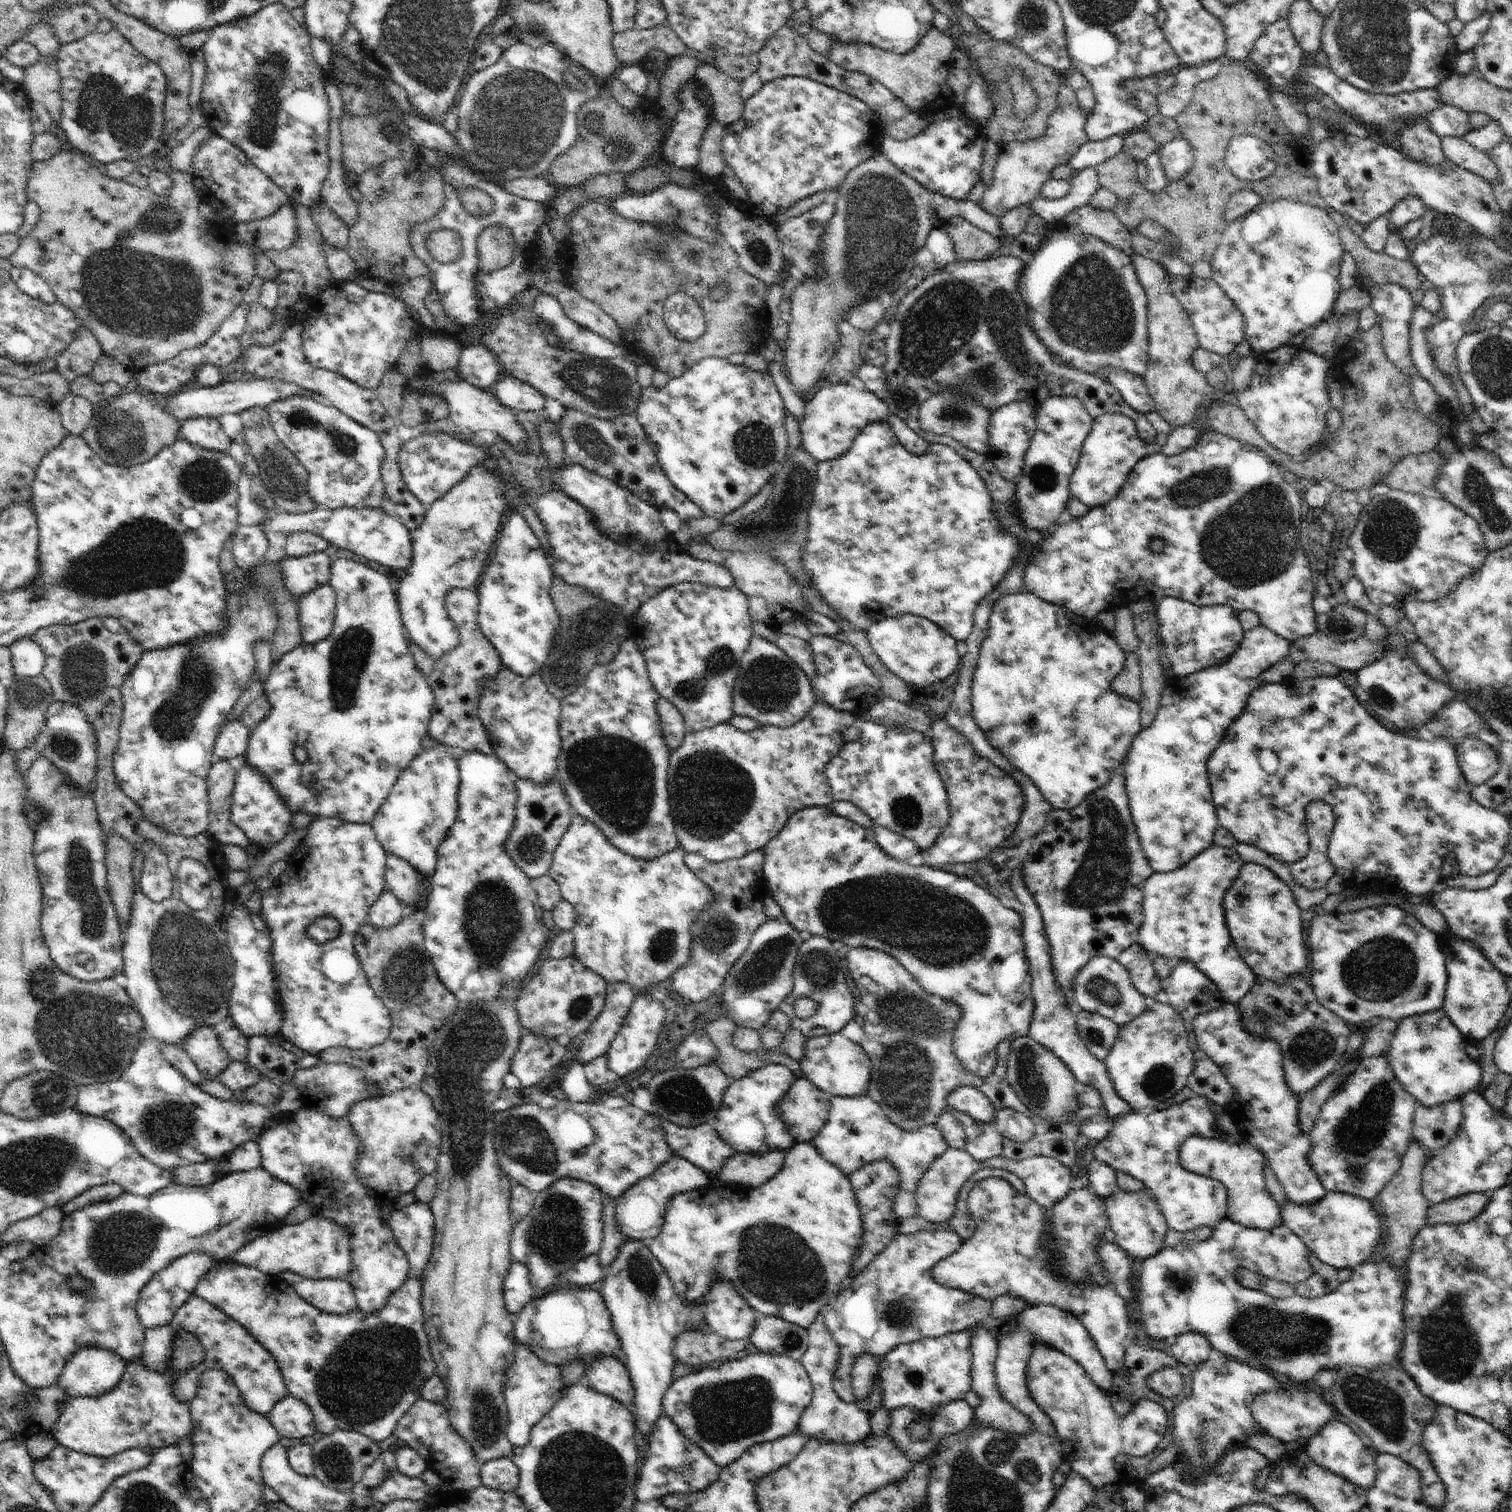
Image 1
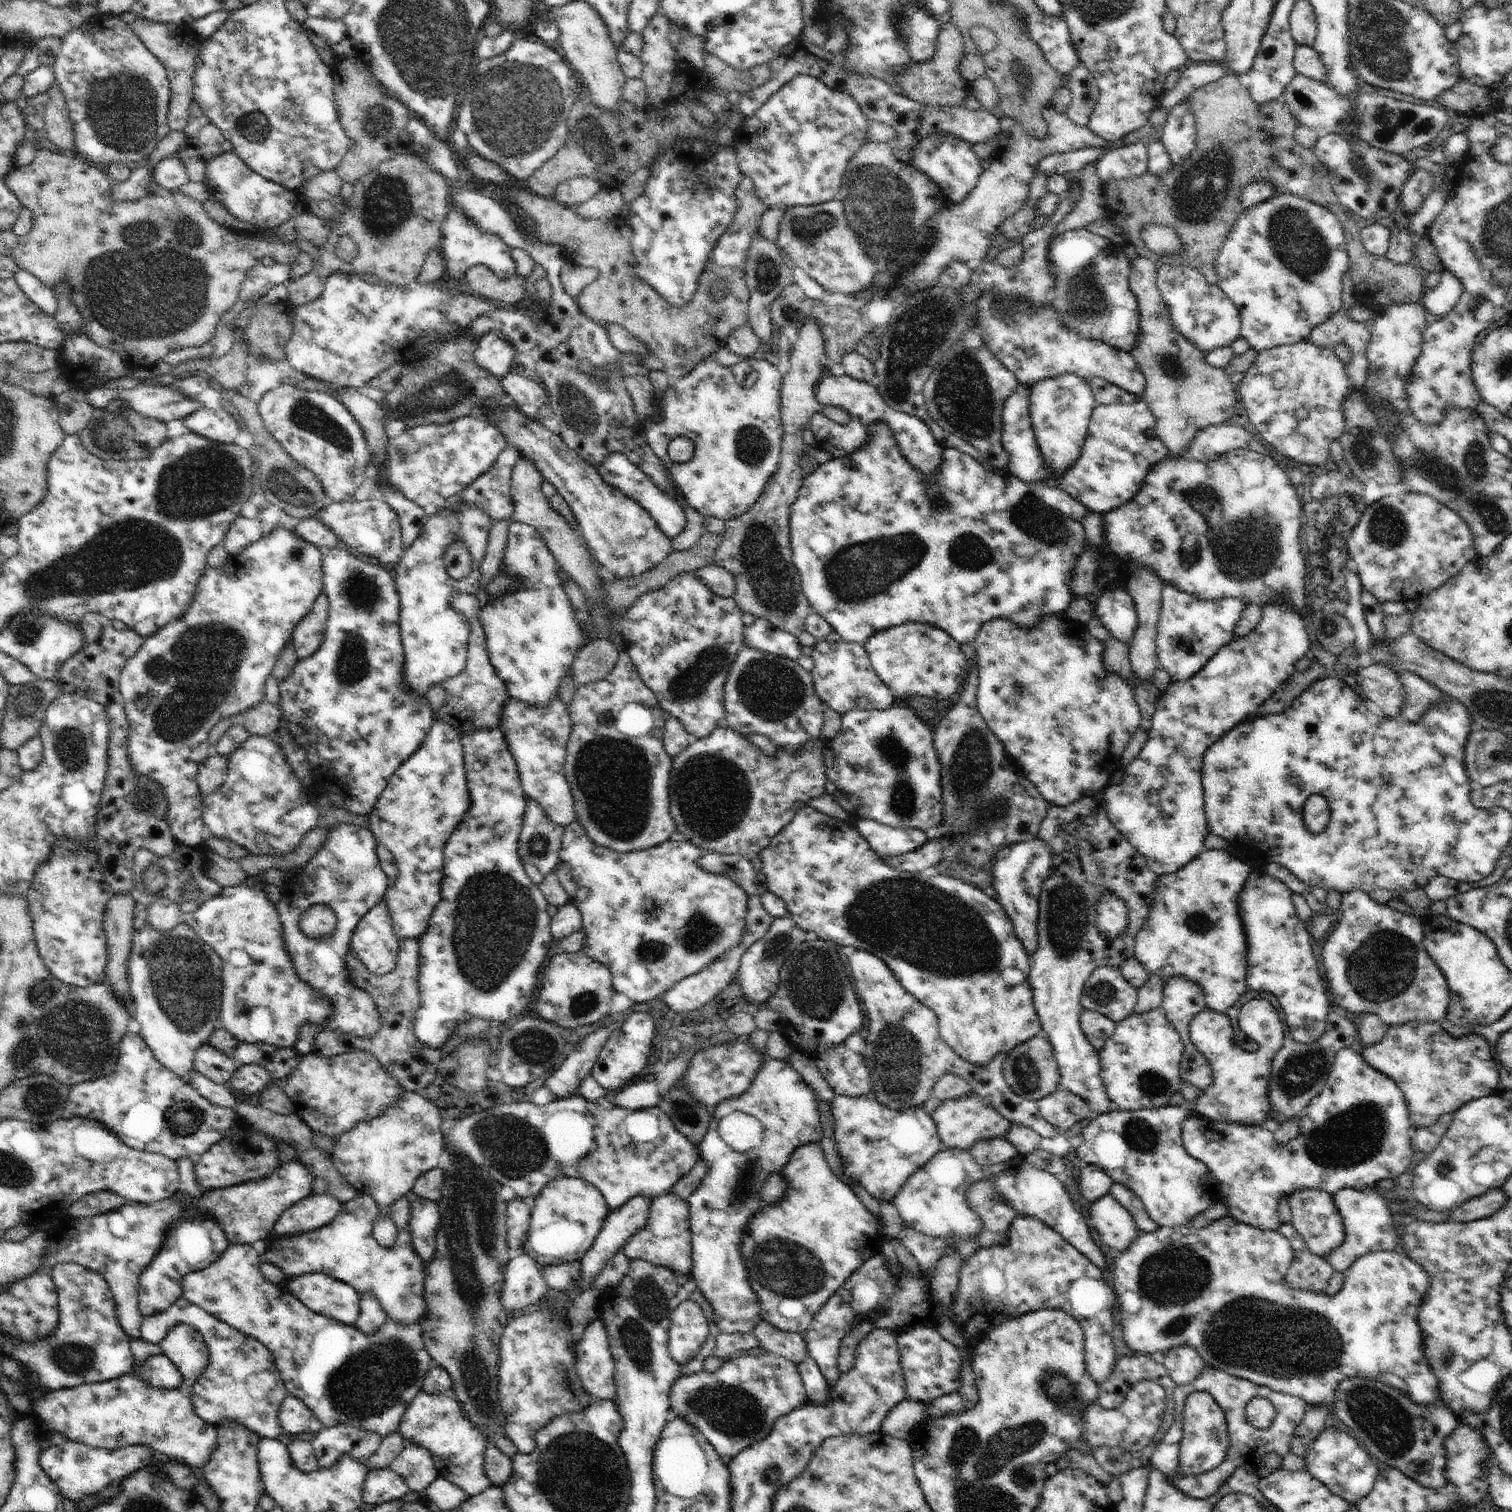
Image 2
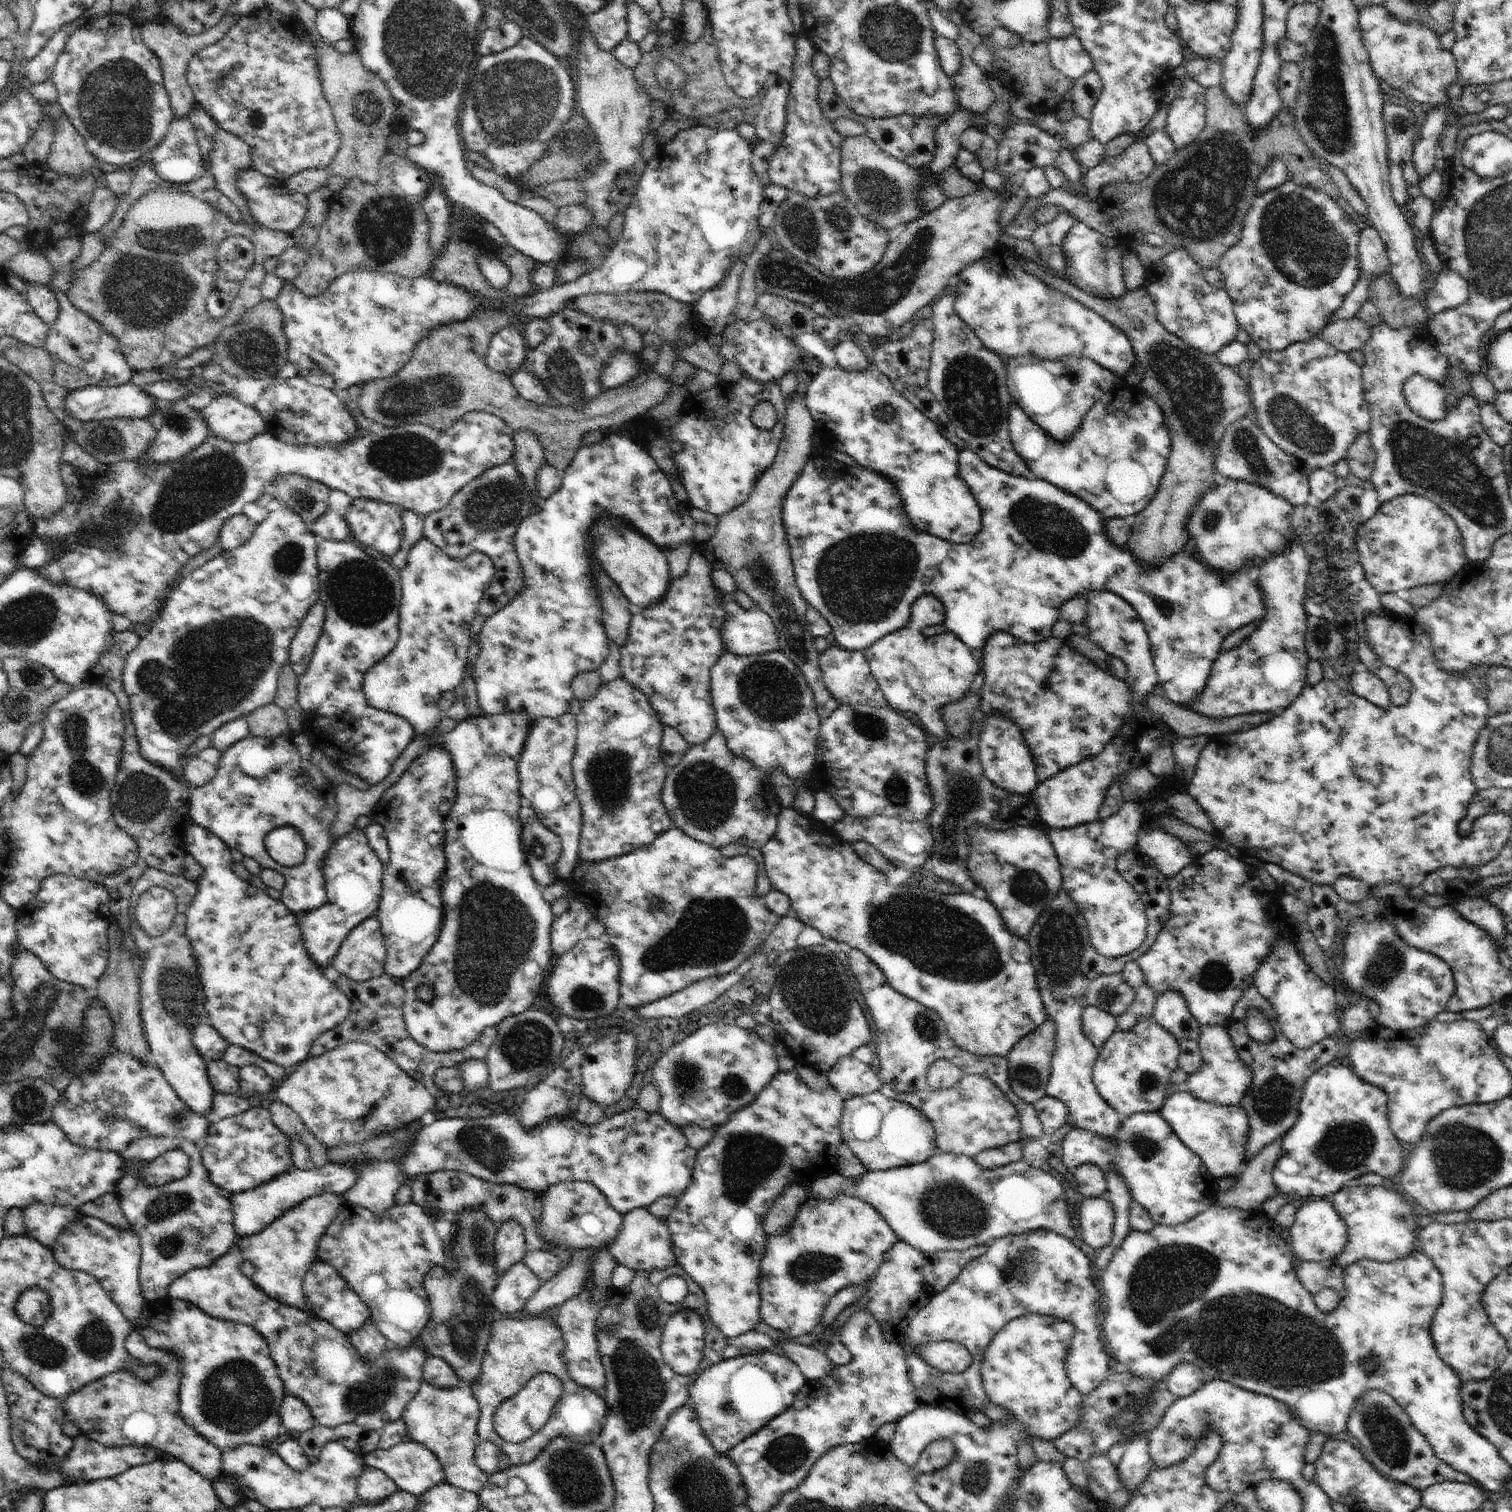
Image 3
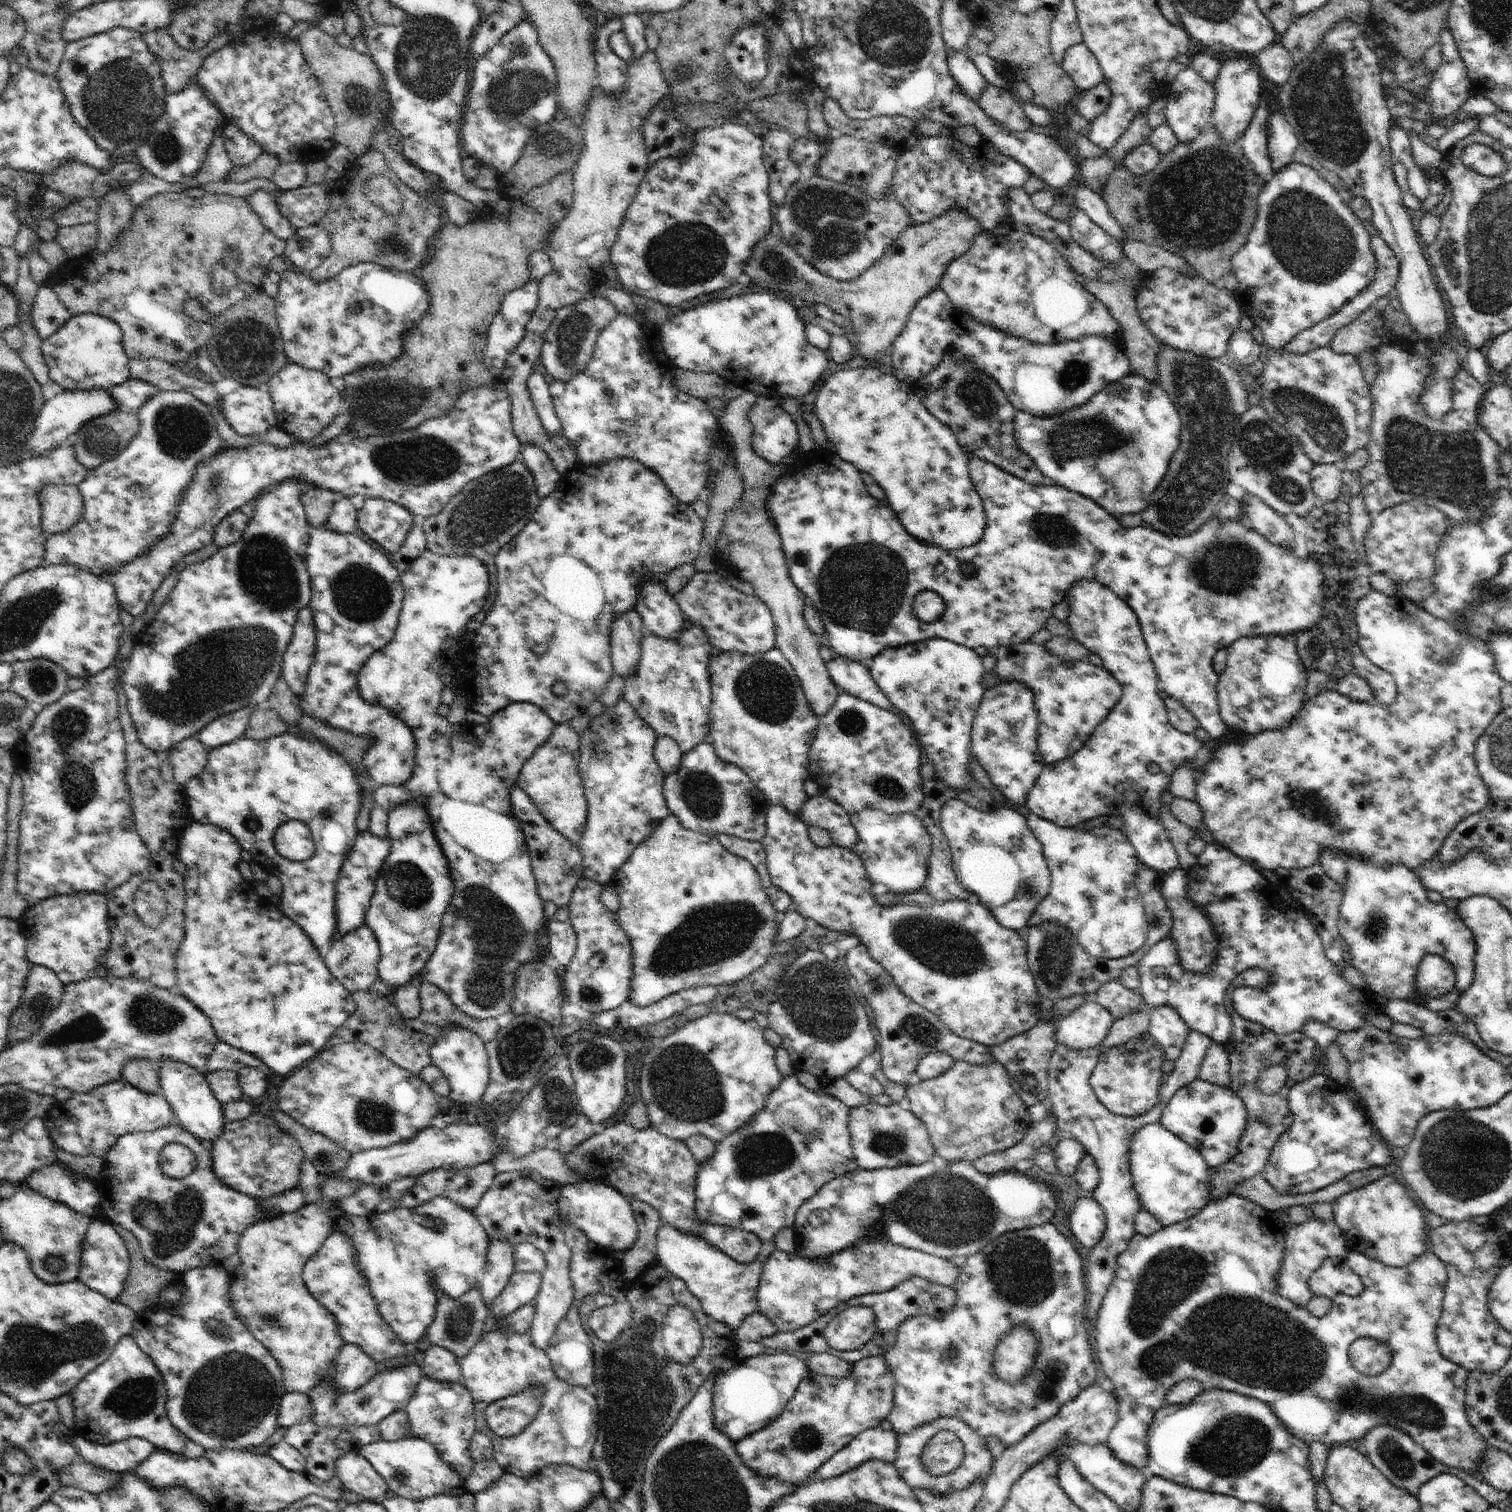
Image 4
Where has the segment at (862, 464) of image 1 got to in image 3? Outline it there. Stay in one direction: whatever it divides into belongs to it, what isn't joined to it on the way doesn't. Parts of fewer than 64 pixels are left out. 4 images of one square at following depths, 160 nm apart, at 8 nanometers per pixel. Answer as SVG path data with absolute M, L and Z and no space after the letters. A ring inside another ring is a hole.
M964 449L958 455L959 475L961 479L968 485L972 496L979 504L980 510L983 513L982 527L978 534L970 540L969 543L956 544L946 539L928 534L927 532L918 532L916 528L912 528L912 520L908 520L906 512L904 512L902 497L897 490L897 486L887 477L879 472L863 467L862 465L846 465L830 456L827 453L818 454L816 451L808 459L804 465L800 478L792 485L783 502L783 523L786 531L788 544L791 545L791 559L795 572L795 579L804 600L808 602L812 608L816 609L828 621L832 629L830 641L849 651L862 651L874 644L875 641L881 639L887 634L899 631L901 628L909 624L912 605L925 594L934 596L939 600L944 607L945 617L942 624L937 624L931 627L926 627L922 632L927 636L941 635L944 632L952 632L956 635L969 649L981 649L986 639L994 632L1004 631L1009 632L1017 639L1027 643L1037 643L1045 638L1048 638L1052 632L1054 623L1058 621L1061 606L1076 594L1083 590L1090 591L1110 591L1127 600L1138 611L1138 616L1142 619L1146 627L1146 632L1149 636L1149 641L1152 647L1152 660L1156 669L1158 683L1160 683L1166 694L1166 698L1174 704L1181 705L1182 703L1192 704L1199 694L1204 690L1208 677L1212 672L1212 665L1216 657L1220 654L1220 646L1224 639L1246 626L1252 618L1258 618L1265 614L1263 605L1263 593L1256 590L1256 584L1250 582L1248 574L1240 574L1236 578L1220 576L1216 571L1208 569L1207 565L1203 565L1197 560L1195 553L1180 552L1170 557L1164 564L1161 564L1156 569L1148 569L1146 562L1136 562L1132 558L1132 553L1124 548L1118 550L1114 548L1108 538L1106 538L1106 530L1104 518L1099 512L1096 512L1089 504L1083 500L1076 498L1069 492L1064 492L1055 484L1045 481L1044 479L1027 479L1023 476L1014 476L1000 469L994 468L986 464L975 452L970 449Z

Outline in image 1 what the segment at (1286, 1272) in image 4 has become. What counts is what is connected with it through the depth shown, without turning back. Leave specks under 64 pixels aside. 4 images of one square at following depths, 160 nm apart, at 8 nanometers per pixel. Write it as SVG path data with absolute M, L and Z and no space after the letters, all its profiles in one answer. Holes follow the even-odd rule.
M1226 1003L1215 1011L1198 1015L1189 1024L1195 1034L1197 1045L1221 1067L1226 1079L1233 1086L1233 1101L1223 1111L1231 1116L1240 1134L1264 1155L1267 1164L1282 1183L1287 1200L1299 1205L1309 1205L1322 1200L1327 1190L1309 1163L1309 1152L1313 1147L1311 1134L1304 1133L1299 1121L1299 1104L1302 1095L1298 1096L1285 1081L1283 1054L1280 1043L1272 1037L1257 1037L1249 1034L1243 1025L1239 1003Z

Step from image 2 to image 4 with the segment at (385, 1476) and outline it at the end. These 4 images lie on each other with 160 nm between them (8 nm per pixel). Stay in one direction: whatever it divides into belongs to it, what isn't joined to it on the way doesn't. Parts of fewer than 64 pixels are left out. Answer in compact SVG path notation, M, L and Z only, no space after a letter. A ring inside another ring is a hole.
M350 1451L336 1459L335 1474L339 1476L344 1488L365 1500L376 1500L388 1491L386 1481L358 1452Z

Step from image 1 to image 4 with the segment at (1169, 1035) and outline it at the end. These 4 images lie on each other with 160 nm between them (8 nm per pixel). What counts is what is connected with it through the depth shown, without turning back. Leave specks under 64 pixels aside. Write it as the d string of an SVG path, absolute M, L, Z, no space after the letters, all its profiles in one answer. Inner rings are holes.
M1146 1032L1102 1052L1089 1083L1098 1100L1110 1112L1127 1117L1140 1116L1158 1104L1159 1090L1165 1079L1162 1072L1164 1060L1165 1052L1161 1044Z

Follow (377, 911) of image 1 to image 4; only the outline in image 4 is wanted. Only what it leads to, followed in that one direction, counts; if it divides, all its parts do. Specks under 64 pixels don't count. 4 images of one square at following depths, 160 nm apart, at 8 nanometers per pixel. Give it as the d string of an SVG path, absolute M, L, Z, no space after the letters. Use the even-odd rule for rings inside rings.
M362 925L353 930L349 935L343 936L323 953L323 959L327 969L344 985L349 993L363 991L379 977L378 963L381 950L376 938L369 926Z

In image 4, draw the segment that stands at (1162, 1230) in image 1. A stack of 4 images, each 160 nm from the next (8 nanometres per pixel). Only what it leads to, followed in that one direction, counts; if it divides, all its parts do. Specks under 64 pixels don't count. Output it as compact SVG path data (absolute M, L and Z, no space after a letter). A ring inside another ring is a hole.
M1082 1197L1075 1202L1070 1226L1082 1246L1093 1249L1102 1240L1107 1227L1105 1210L1094 1198Z

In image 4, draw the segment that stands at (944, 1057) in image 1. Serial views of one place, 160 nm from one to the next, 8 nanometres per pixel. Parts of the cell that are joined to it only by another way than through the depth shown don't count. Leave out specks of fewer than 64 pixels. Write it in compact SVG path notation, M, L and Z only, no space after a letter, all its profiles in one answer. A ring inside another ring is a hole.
M864 945L856 946L846 954L846 968L852 974L852 978L858 982L860 994L866 997L867 1003L874 1012L876 1028L880 1032L880 1047L876 1055L888 1080L906 1086L908 1076L917 1072L920 1061L935 1052L945 1052L955 1061L968 1061L973 1065L986 1066L998 1061L986 1045L958 1036L946 1027L936 1014L910 1000L899 990L886 969L871 959Z

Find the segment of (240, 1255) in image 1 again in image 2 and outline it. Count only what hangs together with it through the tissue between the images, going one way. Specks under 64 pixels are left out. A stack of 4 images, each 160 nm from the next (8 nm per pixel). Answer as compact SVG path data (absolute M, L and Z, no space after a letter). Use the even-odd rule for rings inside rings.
M358 1195L341 1203L338 1216L318 1230L261 1242L259 1259L280 1268L288 1279L308 1273L327 1274L346 1282L359 1293L372 1293L392 1320L405 1325L415 1323L426 1314L426 1304L422 1304L426 1267L414 1250L409 1231L411 1202L401 1196L388 1207L388 1216L397 1228L397 1237L391 1247L380 1246L372 1235L377 1213L378 1207L370 1195Z

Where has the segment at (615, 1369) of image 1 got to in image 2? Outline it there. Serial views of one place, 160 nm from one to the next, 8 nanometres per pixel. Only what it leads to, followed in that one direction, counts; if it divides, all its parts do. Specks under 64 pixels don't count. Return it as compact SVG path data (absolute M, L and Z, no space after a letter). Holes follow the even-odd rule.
M599 1319L591 1321L585 1328L584 1336L575 1352L575 1367L584 1390L594 1399L615 1400L615 1362L609 1349L607 1330Z

